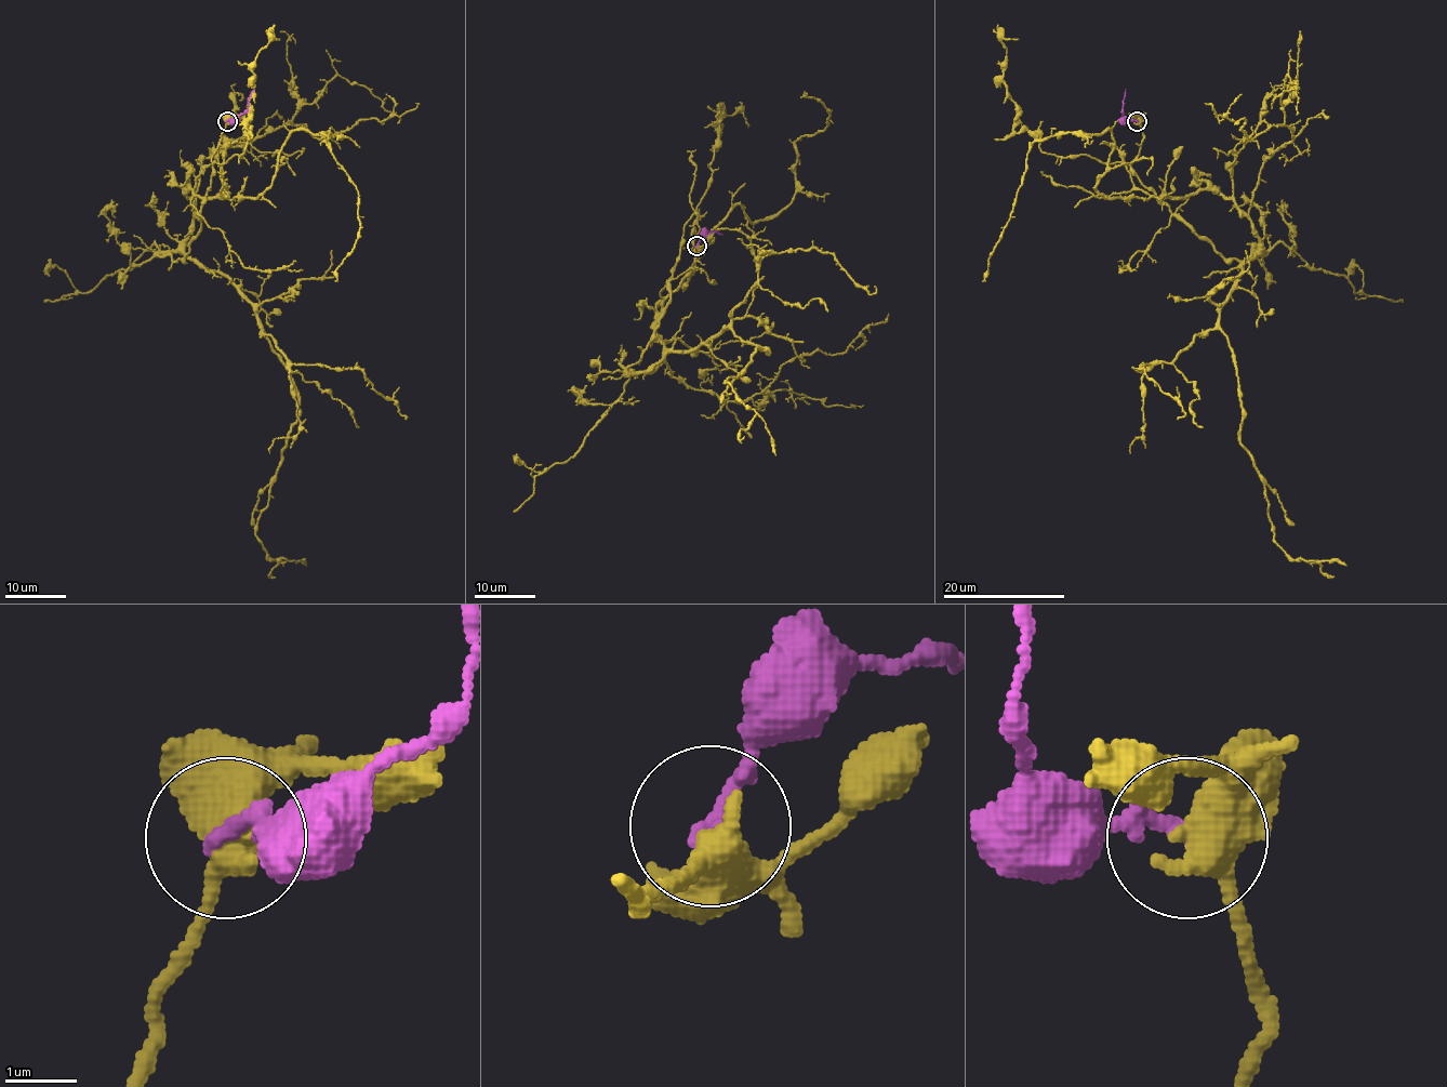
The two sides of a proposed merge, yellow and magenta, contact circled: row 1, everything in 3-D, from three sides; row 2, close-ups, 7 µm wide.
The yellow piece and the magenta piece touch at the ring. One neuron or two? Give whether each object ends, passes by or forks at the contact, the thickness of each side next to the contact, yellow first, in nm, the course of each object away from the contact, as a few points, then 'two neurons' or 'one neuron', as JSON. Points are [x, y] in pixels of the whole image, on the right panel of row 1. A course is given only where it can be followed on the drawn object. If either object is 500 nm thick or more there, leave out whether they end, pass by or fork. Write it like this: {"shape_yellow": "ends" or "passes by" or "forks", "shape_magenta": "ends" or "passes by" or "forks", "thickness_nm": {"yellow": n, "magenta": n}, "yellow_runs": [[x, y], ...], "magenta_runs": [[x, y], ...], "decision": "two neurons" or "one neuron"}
{"thickness_nm": {"yellow": 550, "magenta": 240}, "yellow_runs": [[1137, 121], [1131, 171], [1172, 212], [1215, 189], [1251, 224], [1220, 309], [1240, 446], [1273, 540], [1345, 566]], "magenta_runs": [[1137, 121], [1129, 121], [1124, 115], [1125, 89]], "decision": "two neurons"}

